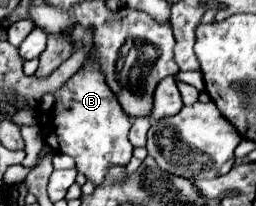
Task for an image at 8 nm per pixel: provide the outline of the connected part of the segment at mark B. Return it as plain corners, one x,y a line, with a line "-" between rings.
94,45
88,47
86,63
62,87
42,95
36,111
44,141
54,151
74,157
76,169
100,185
108,167
128,165
134,147
128,141
128,131
132,125
130,117
126,117
126,111
108,87
98,61
92,61
92,55
96,55
92,51
96,51

